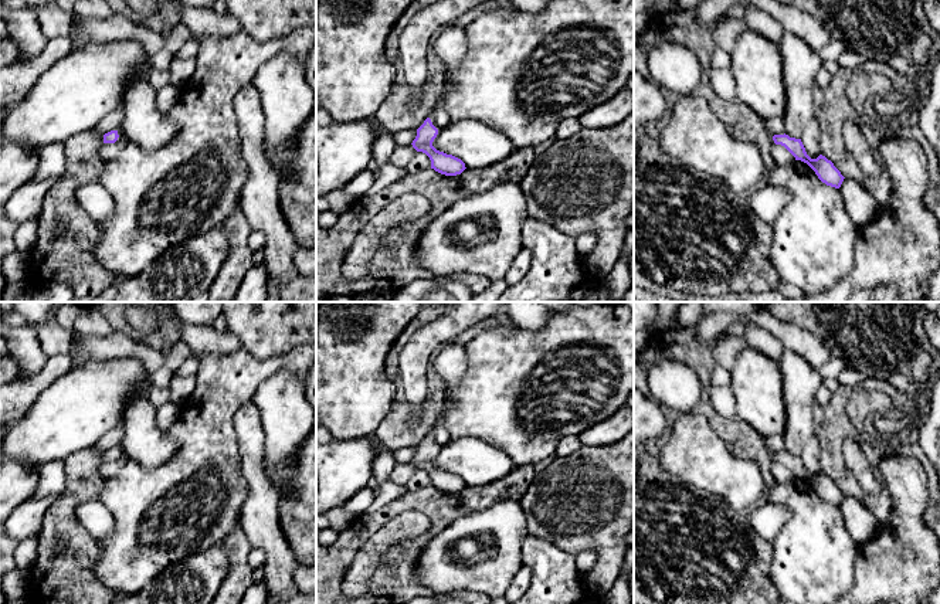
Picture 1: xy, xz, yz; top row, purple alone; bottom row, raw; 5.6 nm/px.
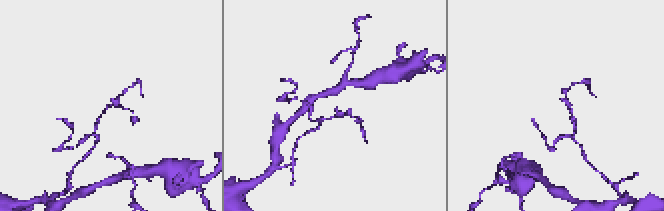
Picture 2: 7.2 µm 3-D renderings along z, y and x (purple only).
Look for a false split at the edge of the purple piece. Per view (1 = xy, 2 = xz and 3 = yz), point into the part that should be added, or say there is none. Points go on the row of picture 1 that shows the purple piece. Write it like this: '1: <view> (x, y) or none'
1: none
2: none
3: none

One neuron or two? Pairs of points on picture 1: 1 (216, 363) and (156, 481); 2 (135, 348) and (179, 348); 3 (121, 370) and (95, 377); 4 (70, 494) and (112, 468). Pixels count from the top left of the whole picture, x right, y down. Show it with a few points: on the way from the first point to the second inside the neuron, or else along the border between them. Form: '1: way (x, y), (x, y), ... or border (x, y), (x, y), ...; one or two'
1: way (216, 393), (206, 417), (204, 437), (186, 455); one
2: way (146, 355), (149, 358), (168, 358); one
3: way (115, 376), (101, 377); one
4: border (105, 461), (99, 468), (99, 475), (104, 479); two

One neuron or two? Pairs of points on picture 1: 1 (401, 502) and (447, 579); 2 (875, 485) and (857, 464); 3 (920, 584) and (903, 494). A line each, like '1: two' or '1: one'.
1: two
2: one
3: one

